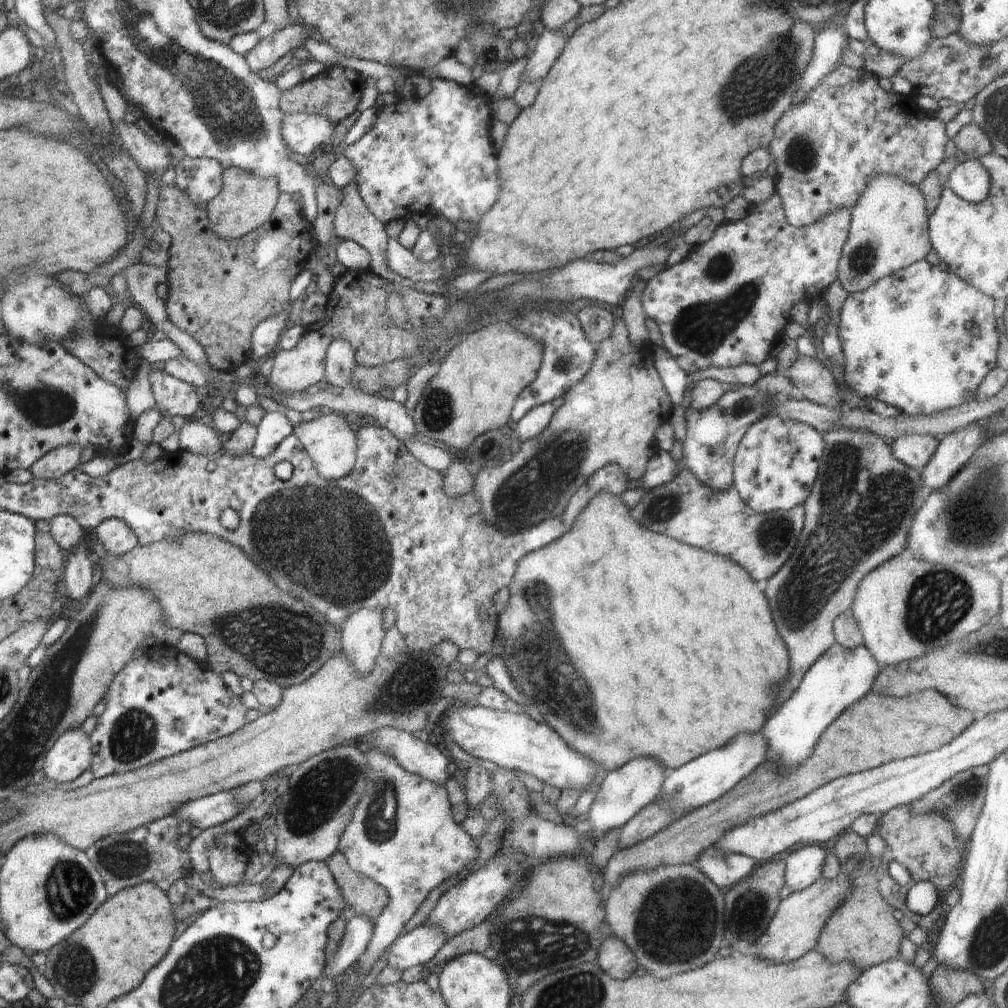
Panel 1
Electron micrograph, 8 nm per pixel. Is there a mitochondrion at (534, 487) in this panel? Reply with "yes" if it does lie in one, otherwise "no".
yes

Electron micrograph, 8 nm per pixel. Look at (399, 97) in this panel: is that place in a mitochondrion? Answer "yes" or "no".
no

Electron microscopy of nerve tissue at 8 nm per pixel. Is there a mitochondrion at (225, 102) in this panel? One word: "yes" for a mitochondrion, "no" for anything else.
yes

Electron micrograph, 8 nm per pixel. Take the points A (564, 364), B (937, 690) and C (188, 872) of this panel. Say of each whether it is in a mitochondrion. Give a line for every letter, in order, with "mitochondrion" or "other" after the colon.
A: mitochondrion
B: other
C: other

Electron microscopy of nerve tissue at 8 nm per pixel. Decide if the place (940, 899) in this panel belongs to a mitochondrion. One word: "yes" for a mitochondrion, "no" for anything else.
no

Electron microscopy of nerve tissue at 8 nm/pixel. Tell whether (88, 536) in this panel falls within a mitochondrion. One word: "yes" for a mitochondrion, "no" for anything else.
no

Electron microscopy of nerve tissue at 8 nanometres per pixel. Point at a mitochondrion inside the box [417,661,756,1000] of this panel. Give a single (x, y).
(677, 923)

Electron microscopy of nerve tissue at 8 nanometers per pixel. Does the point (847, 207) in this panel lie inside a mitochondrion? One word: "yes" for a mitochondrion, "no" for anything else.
no

